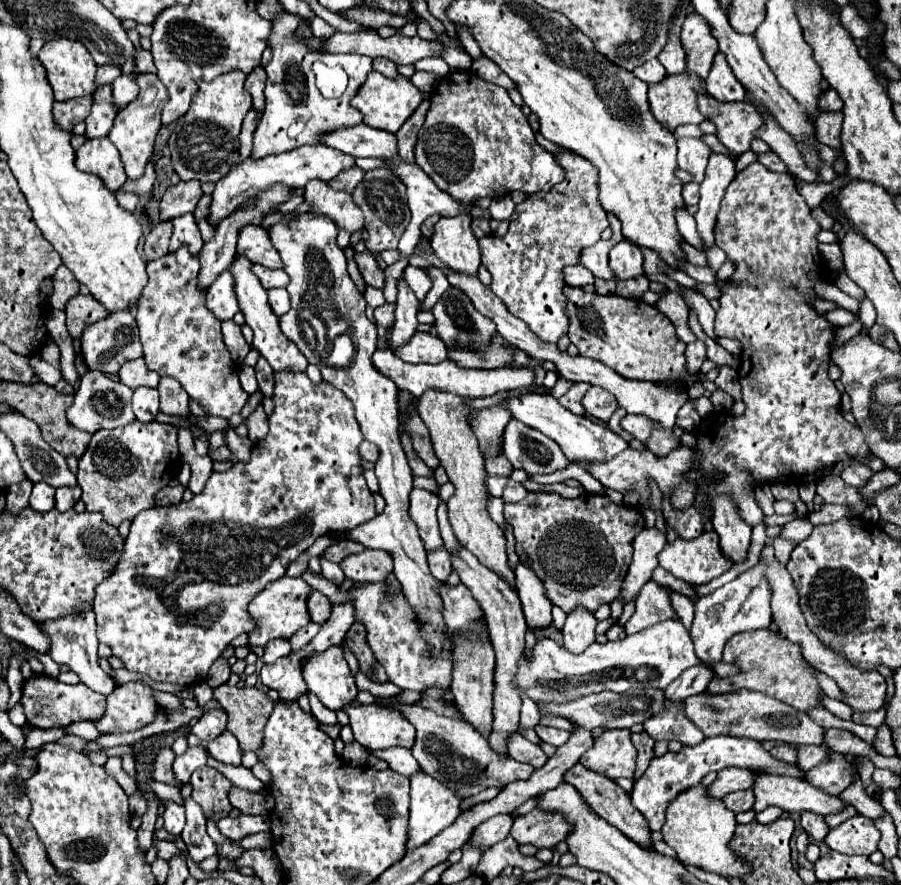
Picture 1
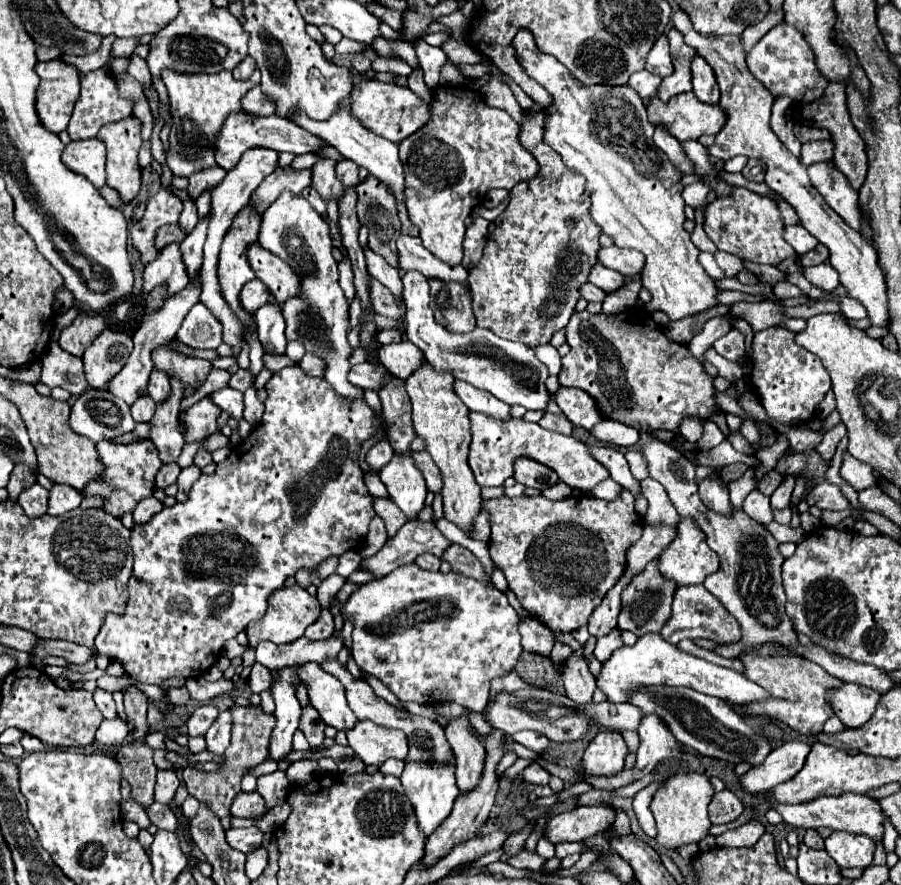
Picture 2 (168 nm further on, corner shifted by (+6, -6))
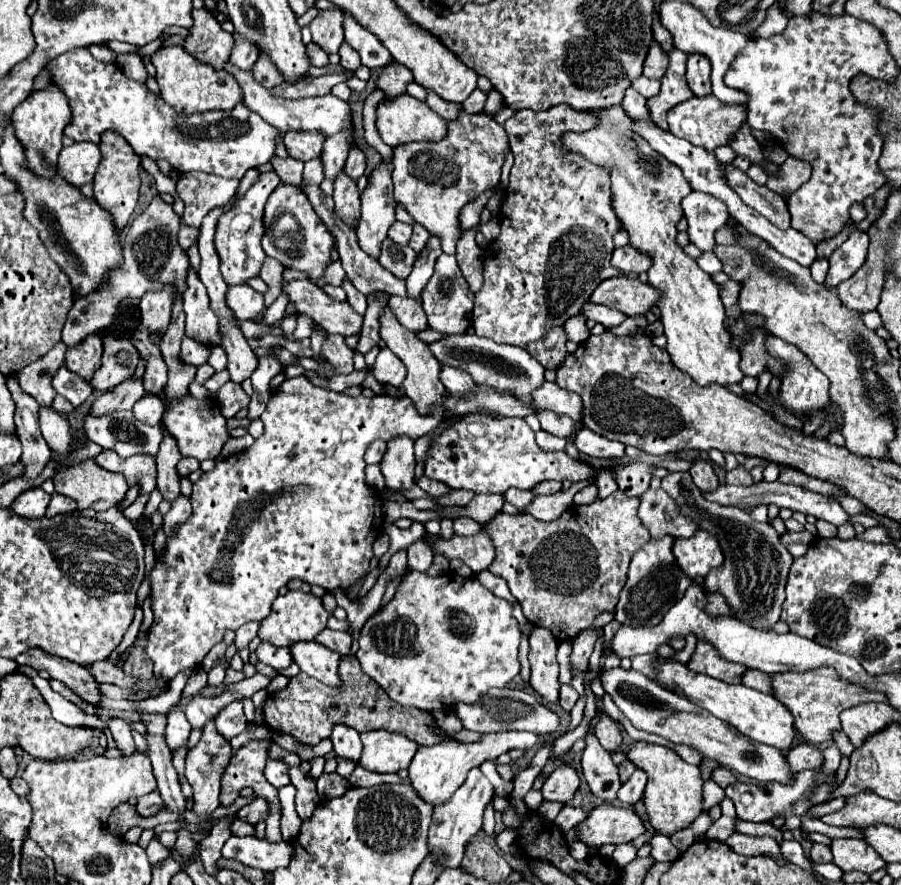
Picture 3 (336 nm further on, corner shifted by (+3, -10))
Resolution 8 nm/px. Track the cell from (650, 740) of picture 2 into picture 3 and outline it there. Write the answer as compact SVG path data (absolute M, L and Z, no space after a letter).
M635 769L635 773L629 777L629 781L621 785L619 795L617 795L617 797L619 797L619 801L621 801L621 803L637 803L637 801L643 797L645 785L647 785L645 771Z

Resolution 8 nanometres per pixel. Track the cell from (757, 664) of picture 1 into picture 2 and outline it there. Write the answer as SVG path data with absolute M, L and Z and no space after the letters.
M752 653L742 655L740 659L746 667L744 675L762 689L766 689L770 697L762 703L734 707L738 715L760 715L768 719L778 719L800 735L818 735L824 721L834 715L826 691L840 687L842 681L830 677L822 667L814 665L812 661L802 661L802 657L758 657Z

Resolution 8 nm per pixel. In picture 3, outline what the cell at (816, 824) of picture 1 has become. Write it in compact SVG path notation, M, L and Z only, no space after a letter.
M813 843L813 849L811 849L809 857L813 857L815 863L829 863L833 859L831 849L827 845L821 845L821 843Z

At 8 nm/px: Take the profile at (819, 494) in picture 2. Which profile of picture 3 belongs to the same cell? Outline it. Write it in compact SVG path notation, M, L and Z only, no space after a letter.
M759 481L755 485L749 485L749 487L735 487L735 485L719 485L715 491L711 493L705 493L705 497L709 501L715 501L719 505L733 505L733 507L755 507L755 505L769 505L769 503L775 503L777 507L787 507L791 511L799 511L799 513L805 513L805 515L813 515L817 519L825 519L833 525L843 525L847 523L849 515L845 513L845 509L839 505L839 501L835 501L833 497L825 497L825 495L819 495L819 493L813 493L809 489L803 489L803 487L797 487L797 485L785 485L781 481L773 481L773 483L767 483L767 481Z

